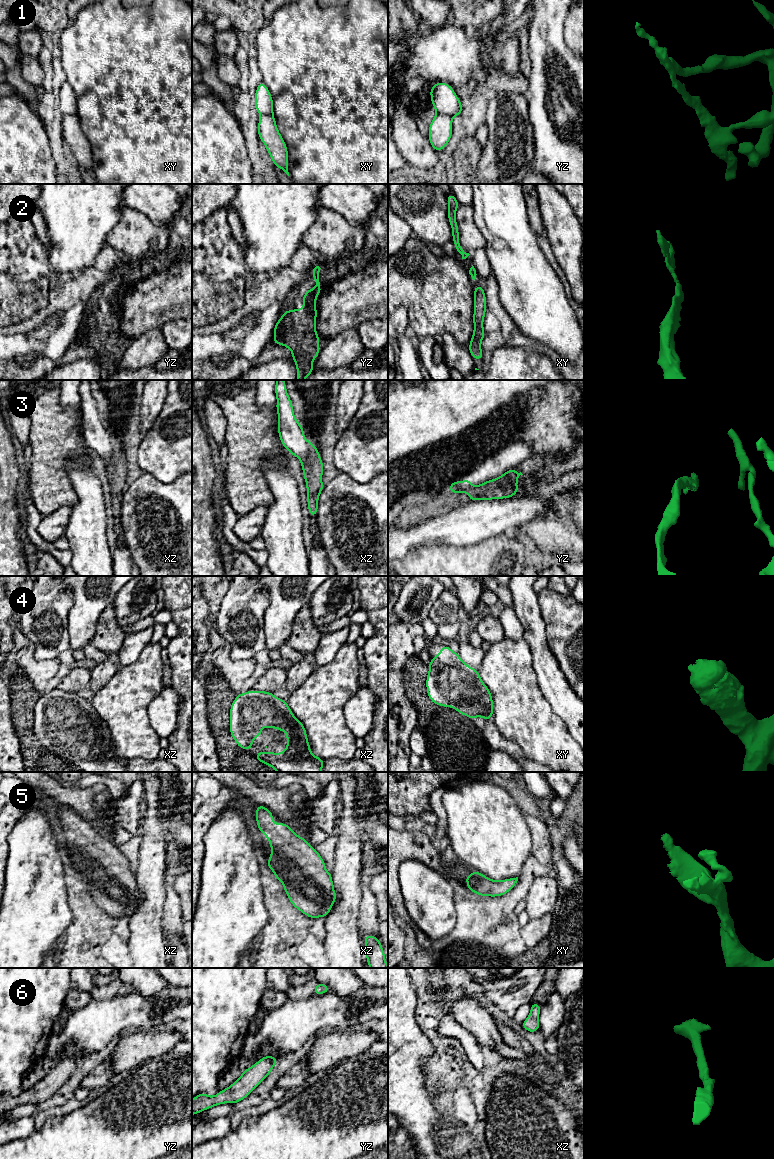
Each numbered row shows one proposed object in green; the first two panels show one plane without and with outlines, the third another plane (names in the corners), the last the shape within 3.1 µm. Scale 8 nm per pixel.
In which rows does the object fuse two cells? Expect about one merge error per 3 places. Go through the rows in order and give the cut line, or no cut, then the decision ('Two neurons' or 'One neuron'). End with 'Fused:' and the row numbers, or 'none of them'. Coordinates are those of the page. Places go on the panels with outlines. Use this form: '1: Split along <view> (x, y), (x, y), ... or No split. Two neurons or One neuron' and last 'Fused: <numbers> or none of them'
1: Split along yz (437, 113), (445, 113), (451, 118). Two neurons
2: No split. One neuron
3: Split along xz (312, 443), (311, 454), (301, 461). Two neurons
4: No split. One neuron
5: No split. One neuron
6: No split. One neuron
Fused: 1, 3

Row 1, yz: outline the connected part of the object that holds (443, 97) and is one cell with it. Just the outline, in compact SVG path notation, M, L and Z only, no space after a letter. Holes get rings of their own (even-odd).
M437 82L431 87L430 96L437 114L446 114L451 118L462 114L460 98L449 84Z

